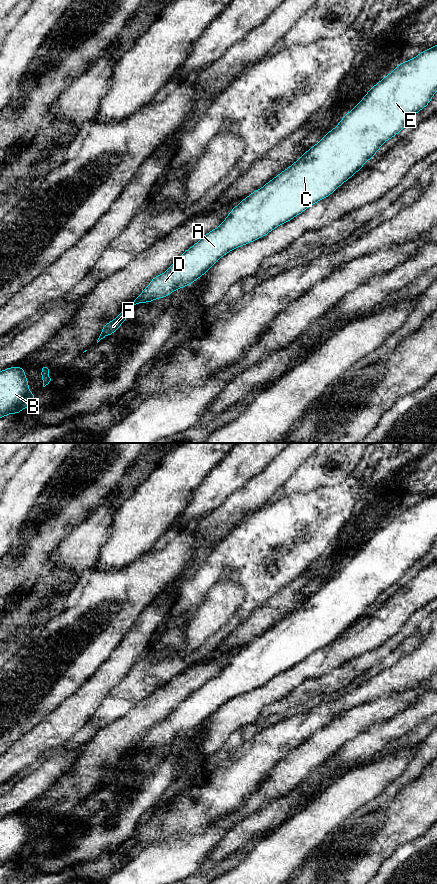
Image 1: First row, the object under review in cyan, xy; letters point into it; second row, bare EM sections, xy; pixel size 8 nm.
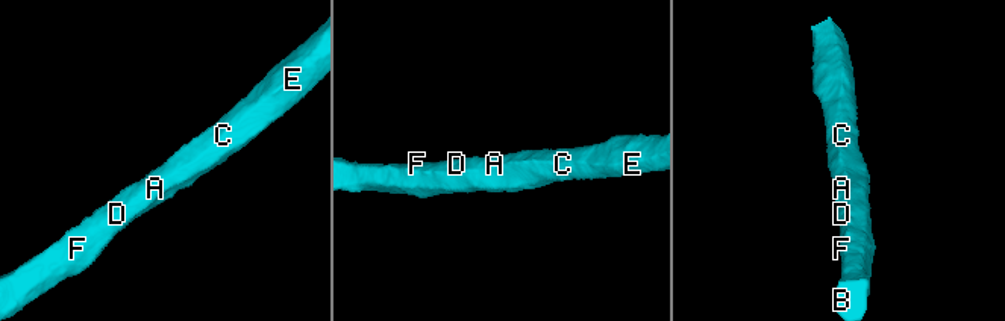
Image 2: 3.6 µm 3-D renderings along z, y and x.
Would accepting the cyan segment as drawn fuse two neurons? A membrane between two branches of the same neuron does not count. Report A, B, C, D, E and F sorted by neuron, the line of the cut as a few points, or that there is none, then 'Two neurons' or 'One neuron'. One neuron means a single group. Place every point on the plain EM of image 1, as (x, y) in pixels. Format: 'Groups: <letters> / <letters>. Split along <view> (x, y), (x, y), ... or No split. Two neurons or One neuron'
Groups: A B C D E F. No split. One neuron

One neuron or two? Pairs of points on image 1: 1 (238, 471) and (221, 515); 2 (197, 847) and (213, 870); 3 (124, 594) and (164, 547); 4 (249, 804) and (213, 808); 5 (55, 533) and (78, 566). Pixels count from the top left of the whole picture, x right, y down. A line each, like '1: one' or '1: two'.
1: two
2: two
3: one
4: two
5: two

